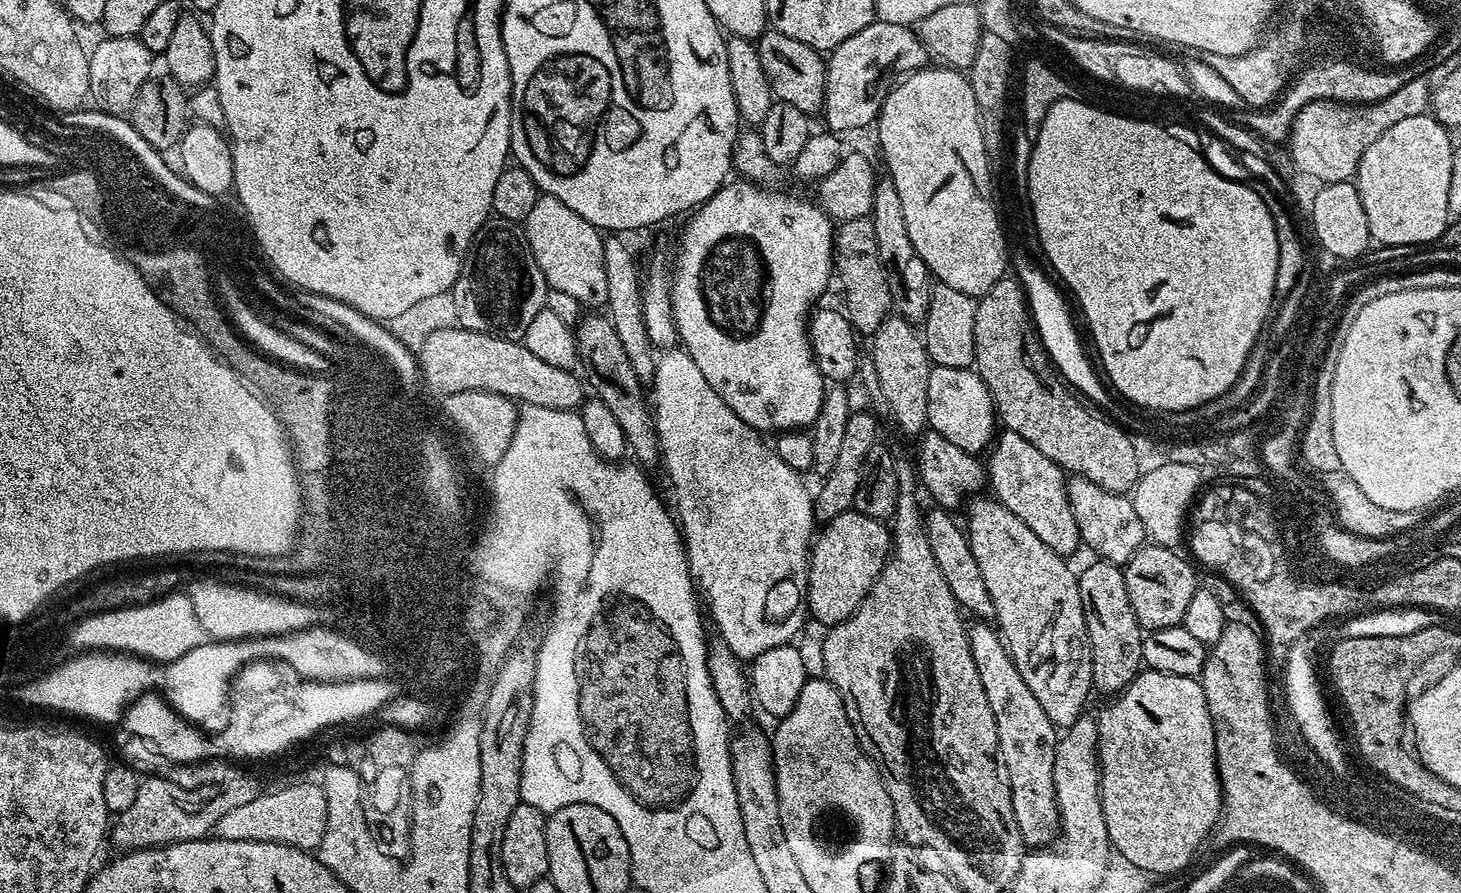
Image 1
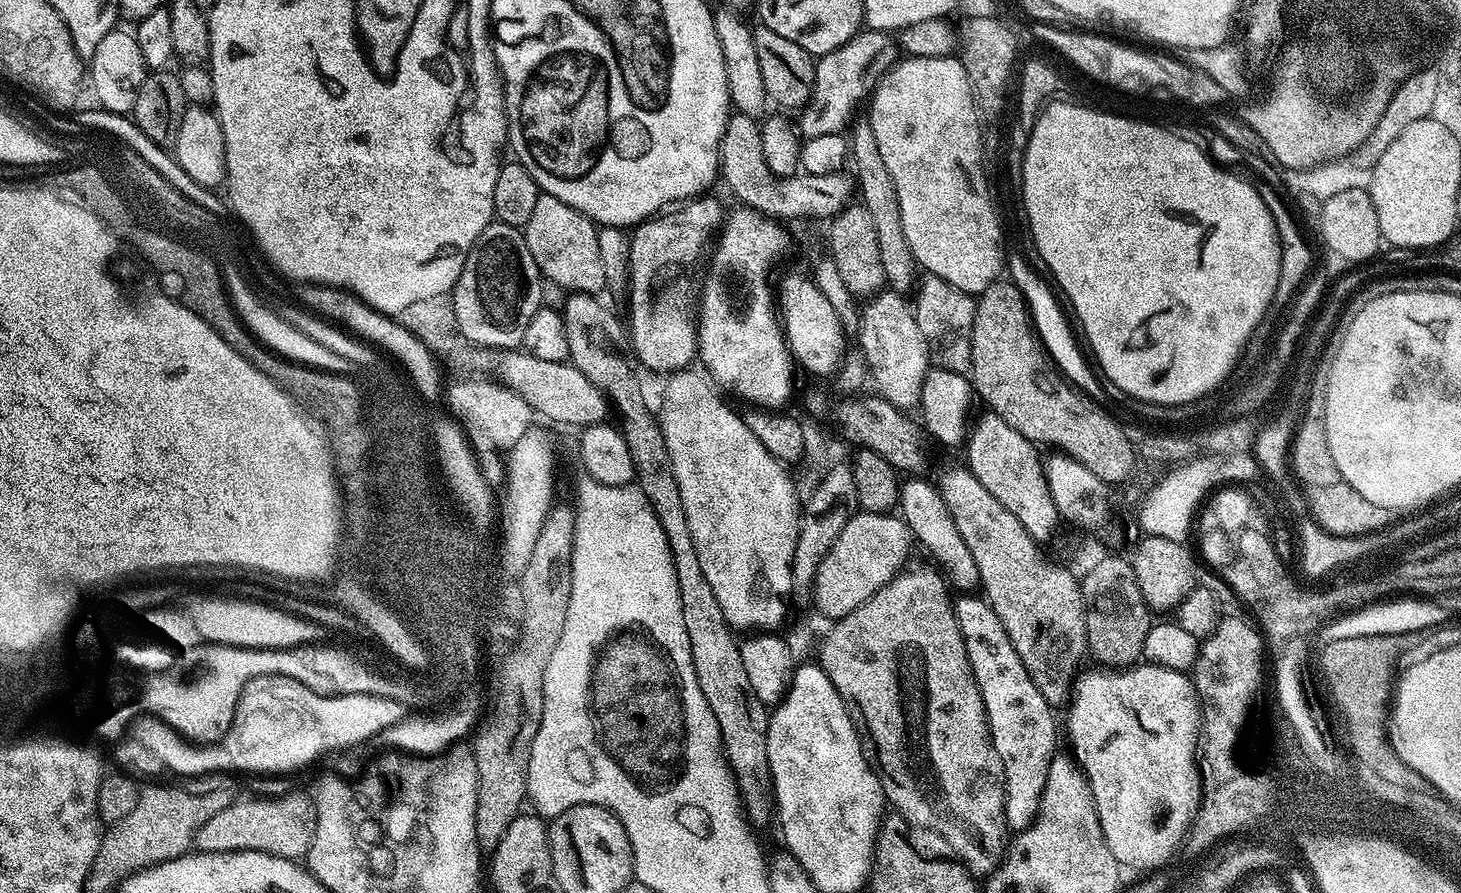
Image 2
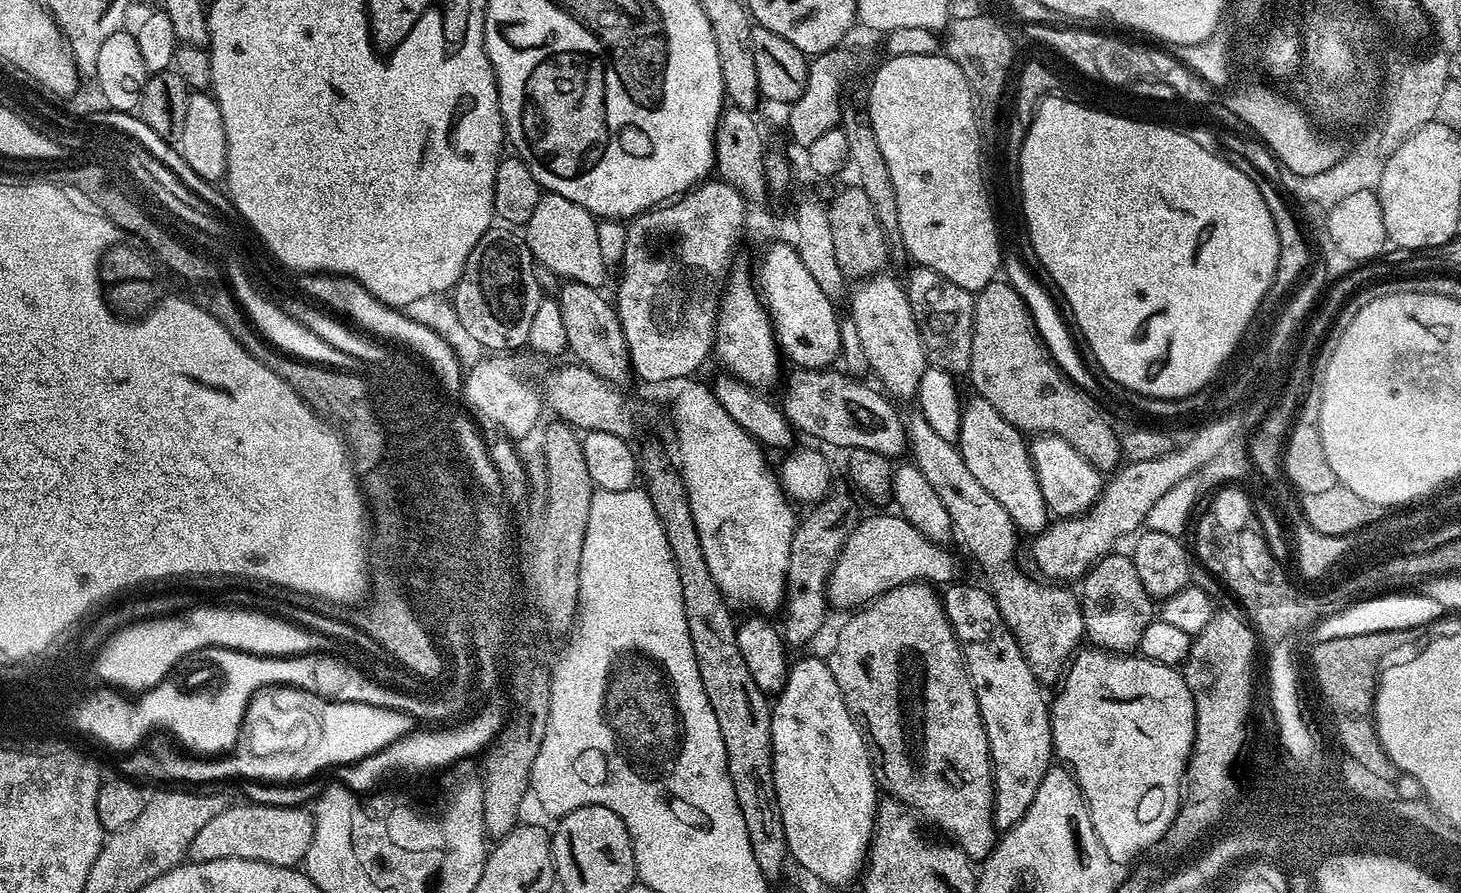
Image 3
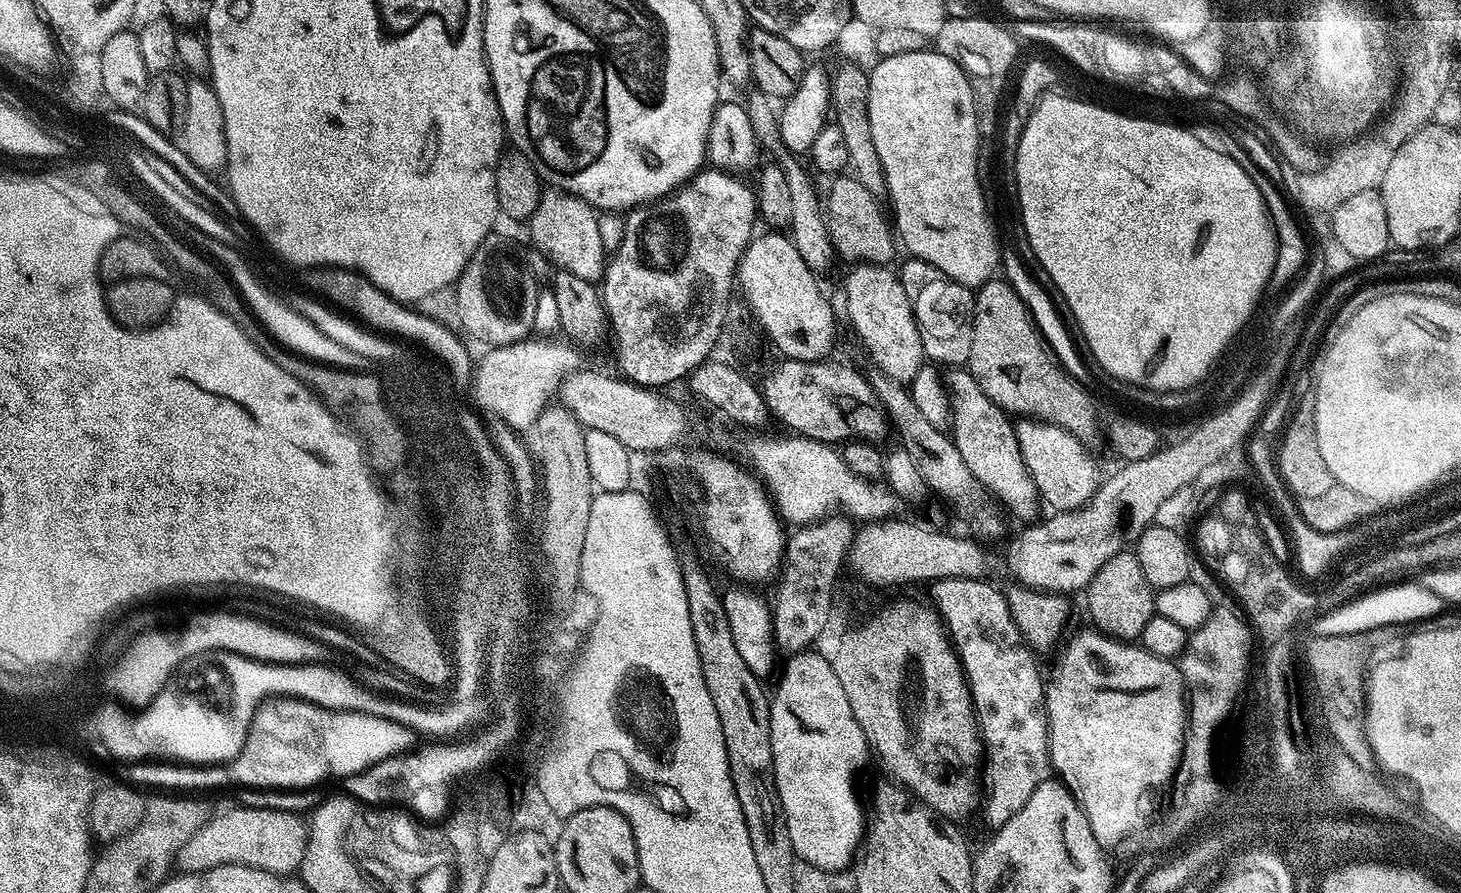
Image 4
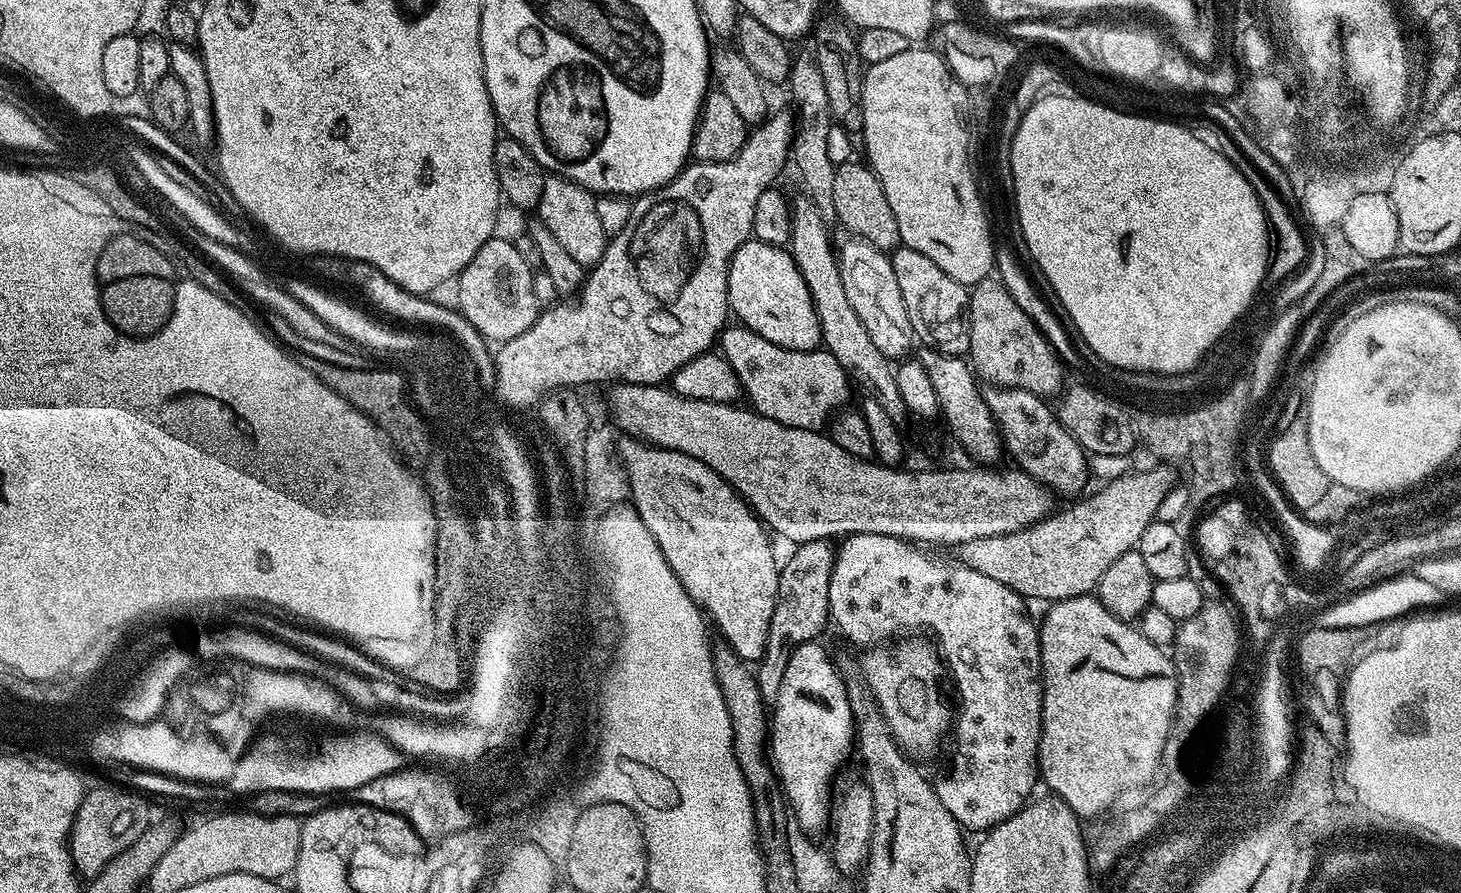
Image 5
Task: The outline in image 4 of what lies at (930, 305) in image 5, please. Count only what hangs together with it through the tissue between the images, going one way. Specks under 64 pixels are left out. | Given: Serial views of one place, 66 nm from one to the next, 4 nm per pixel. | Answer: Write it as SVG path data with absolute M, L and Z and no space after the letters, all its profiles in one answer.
M908 258L908 261L898 268L898 275L906 290L906 298L910 298L916 315L916 325L922 338L925 357L937 366L967 365L970 346L974 343L976 297L973 289L954 282L949 276L942 274L942 270L930 266L930 262L915 258Z

